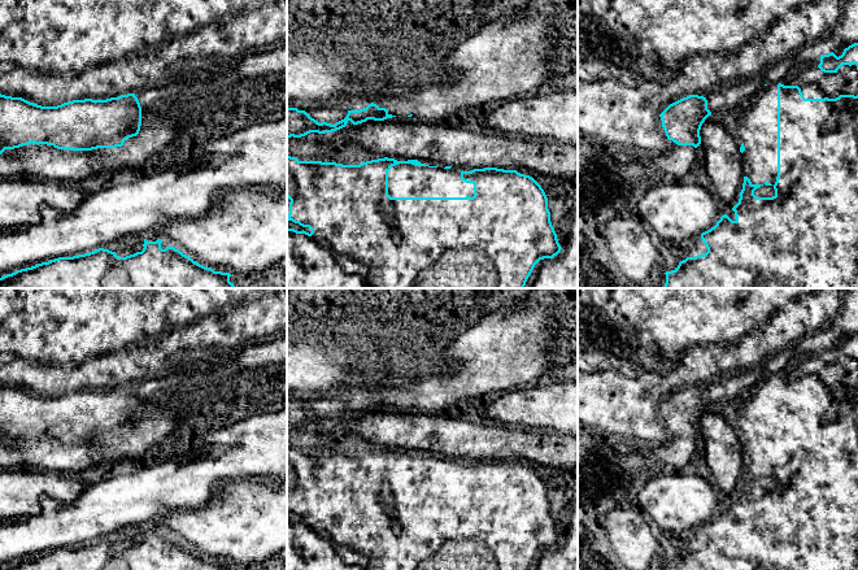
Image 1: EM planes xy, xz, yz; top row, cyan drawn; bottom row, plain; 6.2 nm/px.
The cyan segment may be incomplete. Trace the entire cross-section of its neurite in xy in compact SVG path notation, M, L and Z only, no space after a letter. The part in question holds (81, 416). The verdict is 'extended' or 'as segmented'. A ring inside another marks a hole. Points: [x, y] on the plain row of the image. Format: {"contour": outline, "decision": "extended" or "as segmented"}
{"contour": "M0 384L0 445L22 436L47 435L57 440L92 441L122 438L141 417L141 397L135 384L106 391L73 391L57 397L42 397L22 388Z", "decision": "as segmented"}

